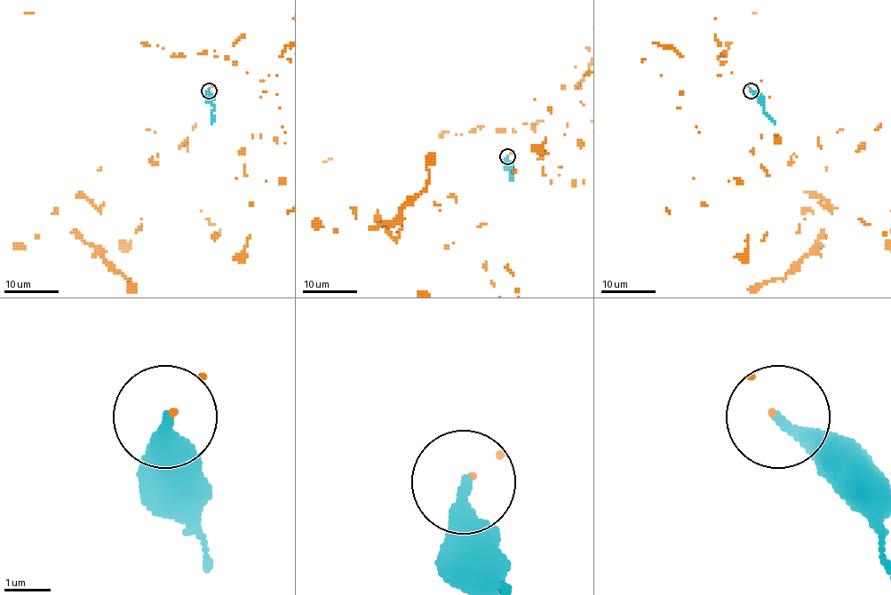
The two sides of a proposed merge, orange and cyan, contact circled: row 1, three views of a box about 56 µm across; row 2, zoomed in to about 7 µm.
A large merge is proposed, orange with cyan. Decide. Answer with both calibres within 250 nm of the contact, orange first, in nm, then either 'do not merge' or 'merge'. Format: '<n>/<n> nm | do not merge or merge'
60/300 nm | merge

